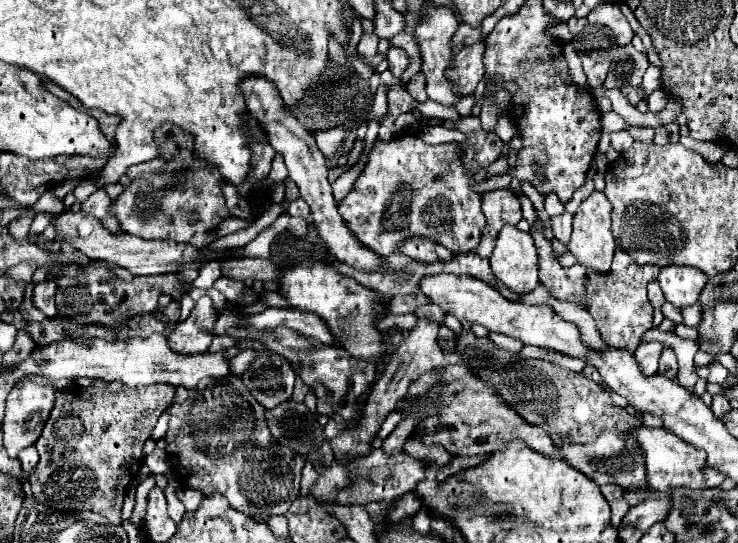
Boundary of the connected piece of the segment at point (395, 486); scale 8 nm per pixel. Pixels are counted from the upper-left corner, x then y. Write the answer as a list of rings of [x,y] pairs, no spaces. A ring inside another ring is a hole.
[[[372,450],[370,456],[356,460],[352,466],[342,466],[336,460],[336,466],[328,474],[320,476],[310,490],[312,498],[336,498],[344,504],[366,504],[366,502],[392,502],[406,492],[416,488],[416,482],[424,478],[424,460],[416,460],[404,452],[396,456],[386,456],[382,450]],[[340,490],[340,492],[336,492]]]

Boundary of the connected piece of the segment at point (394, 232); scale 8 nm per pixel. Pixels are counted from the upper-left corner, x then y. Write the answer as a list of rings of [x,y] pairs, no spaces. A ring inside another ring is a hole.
[[[396,134],[392,140],[376,140],[368,160],[354,180],[352,190],[344,196],[338,210],[342,218],[348,222],[352,234],[366,244],[368,248],[376,250],[380,256],[388,256],[398,252],[400,244],[412,236],[422,236],[446,246],[454,254],[474,252],[480,244],[480,238],[486,228],[486,218],[482,214],[482,194],[474,192],[470,186],[470,172],[464,166],[462,152],[456,142],[448,144],[426,144],[414,134]]]

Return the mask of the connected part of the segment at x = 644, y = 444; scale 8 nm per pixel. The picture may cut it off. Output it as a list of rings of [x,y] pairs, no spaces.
[[[636,426],[624,436],[634,438],[636,444],[642,450],[644,466],[646,466],[646,480],[648,484],[658,492],[668,492],[676,486],[688,486],[688,488],[704,488],[702,468],[704,468],[704,450],[696,450],[688,446],[686,442],[680,442],[674,434],[668,434],[664,428],[644,428]]]

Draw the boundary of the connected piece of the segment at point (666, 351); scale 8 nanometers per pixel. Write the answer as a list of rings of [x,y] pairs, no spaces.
[[[664,346],[662,348],[662,354],[660,354],[660,368],[658,368],[658,374],[664,374],[666,378],[674,378],[678,372],[678,364],[676,364],[676,354],[670,346]]]

